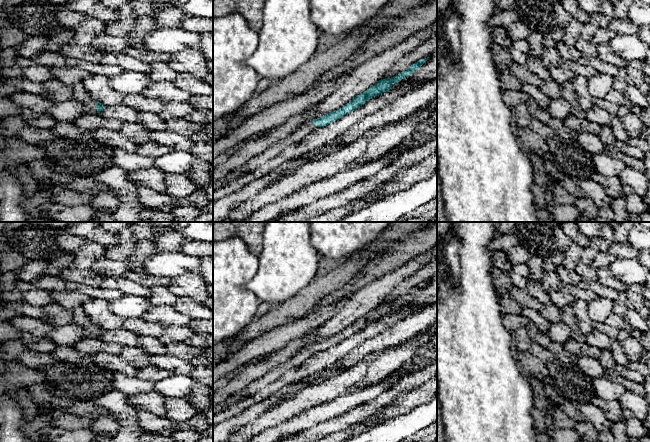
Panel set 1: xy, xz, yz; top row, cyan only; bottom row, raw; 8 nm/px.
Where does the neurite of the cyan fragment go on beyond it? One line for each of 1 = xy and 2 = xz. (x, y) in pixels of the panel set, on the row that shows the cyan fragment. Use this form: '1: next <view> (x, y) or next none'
1: next xy (80, 94)
2: next xz (301, 132)

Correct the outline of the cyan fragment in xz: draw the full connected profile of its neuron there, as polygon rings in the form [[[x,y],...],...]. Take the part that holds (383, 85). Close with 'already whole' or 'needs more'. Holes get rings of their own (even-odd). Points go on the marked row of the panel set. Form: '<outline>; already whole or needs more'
[[[429,57],[415,62],[406,71],[401,72],[392,78],[385,78],[379,80],[375,85],[369,87],[366,91],[354,97],[342,108],[323,115],[320,118],[303,123],[291,135],[273,144],[262,154],[259,154],[249,160],[243,166],[240,174],[246,174],[253,171],[254,169],[261,166],[264,162],[267,162],[274,158],[276,155],[278,155],[290,145],[304,139],[309,133],[313,132],[317,128],[327,126],[328,124],[342,118],[344,115],[349,114],[353,110],[364,105],[368,100],[372,99],[373,97],[379,96],[380,94],[389,91],[393,84],[400,82],[403,78],[408,77],[410,74],[416,72],[428,60],[428,58]]]; needs more

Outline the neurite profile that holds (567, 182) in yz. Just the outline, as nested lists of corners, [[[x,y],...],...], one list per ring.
[[[565,176],[559,183],[564,189],[575,195],[577,198],[584,196],[584,193],[581,190],[577,180],[569,176]]]

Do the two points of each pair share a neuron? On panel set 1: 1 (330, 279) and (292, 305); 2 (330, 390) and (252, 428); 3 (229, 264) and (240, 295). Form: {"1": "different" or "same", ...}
{"1": "same", "2": "same", "3": "same"}

